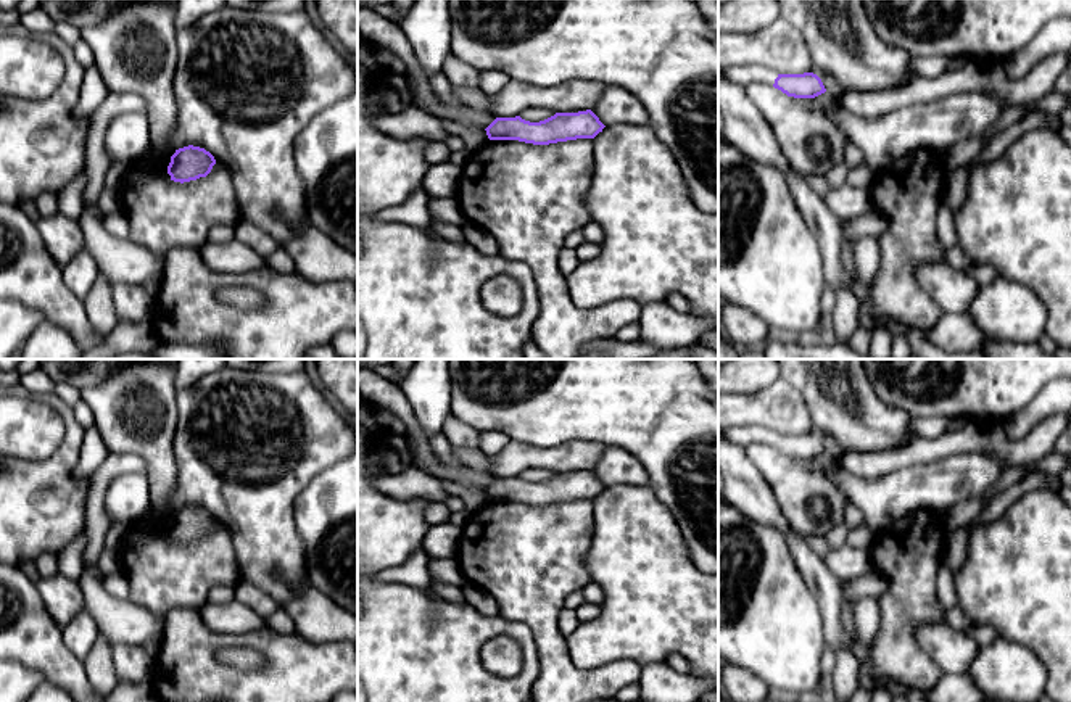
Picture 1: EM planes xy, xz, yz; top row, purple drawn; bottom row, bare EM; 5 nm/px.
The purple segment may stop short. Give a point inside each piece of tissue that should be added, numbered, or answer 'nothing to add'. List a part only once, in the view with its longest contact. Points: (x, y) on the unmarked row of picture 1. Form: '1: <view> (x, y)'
1: yz (746, 435)

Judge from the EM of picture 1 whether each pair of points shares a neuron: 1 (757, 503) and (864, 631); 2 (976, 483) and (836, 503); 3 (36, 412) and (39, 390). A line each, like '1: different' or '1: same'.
1: different
2: different
3: different

